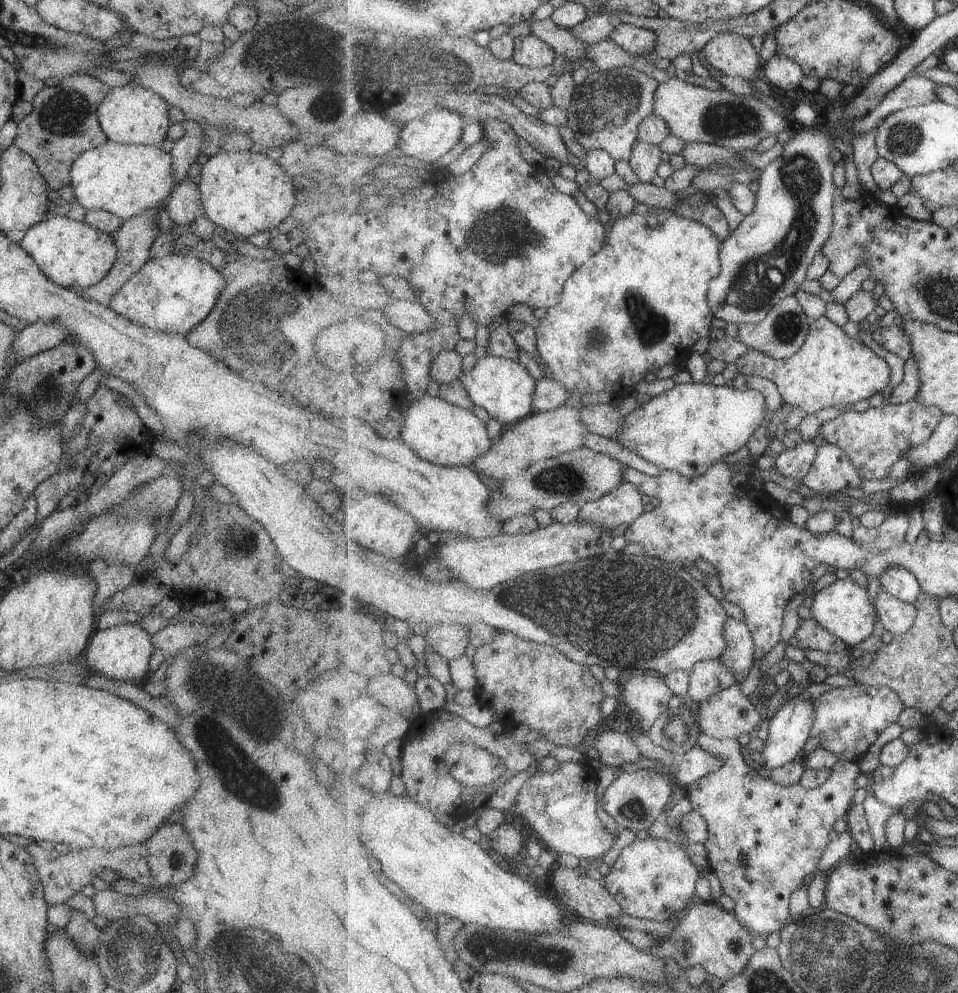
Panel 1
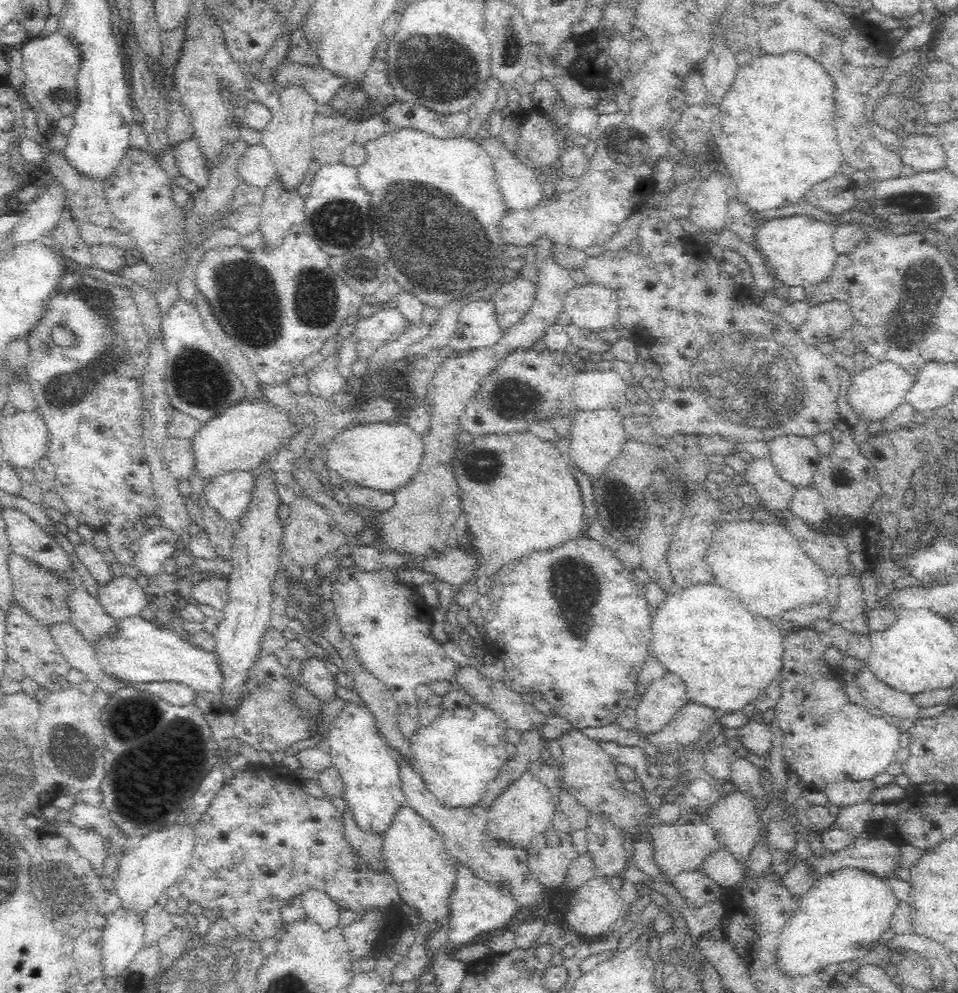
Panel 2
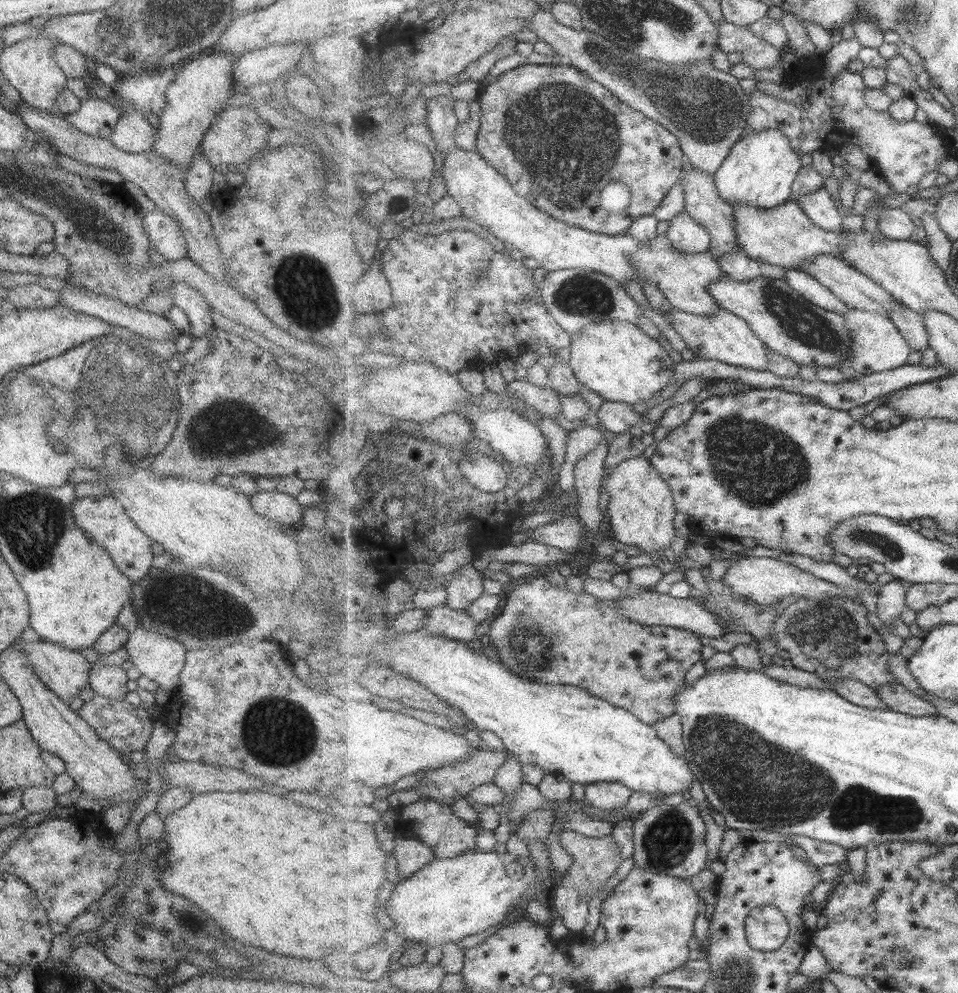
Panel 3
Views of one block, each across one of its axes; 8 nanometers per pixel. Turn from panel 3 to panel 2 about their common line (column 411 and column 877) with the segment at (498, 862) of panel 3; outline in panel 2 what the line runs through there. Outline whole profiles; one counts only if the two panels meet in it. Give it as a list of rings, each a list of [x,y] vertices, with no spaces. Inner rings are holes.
[[[847,868],[842,870],[837,870],[832,874],[828,873],[827,875],[817,877],[817,879],[813,882],[812,886],[810,886],[810,890],[803,894],[798,902],[798,908],[792,912],[792,916],[786,921],[786,924],[782,926],[779,938],[779,944],[777,945],[777,972],[781,974],[781,976],[808,976],[813,973],[820,972],[824,970],[828,964],[837,964],[841,968],[842,972],[845,972],[848,975],[852,975],[852,972],[848,972],[848,961],[854,960],[863,960],[866,958],[867,954],[872,950],[875,945],[878,944],[879,939],[885,933],[890,926],[892,926],[893,921],[900,913],[902,905],[900,904],[900,900],[898,900],[894,891],[892,891],[892,887],[887,884],[887,880],[881,879],[873,875],[872,873],[862,872],[857,868]]]

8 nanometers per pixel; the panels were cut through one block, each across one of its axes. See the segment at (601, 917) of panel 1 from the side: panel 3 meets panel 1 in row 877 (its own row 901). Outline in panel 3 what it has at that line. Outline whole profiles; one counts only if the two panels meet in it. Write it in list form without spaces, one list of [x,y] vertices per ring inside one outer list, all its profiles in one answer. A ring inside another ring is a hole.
[[[571,829],[559,831],[563,849],[573,858],[564,876],[563,886],[557,887],[551,895],[555,915],[562,919],[566,929],[581,934],[589,916],[589,902],[593,896],[602,898],[605,882],[617,872],[623,862],[623,852],[614,836],[591,838]]]

